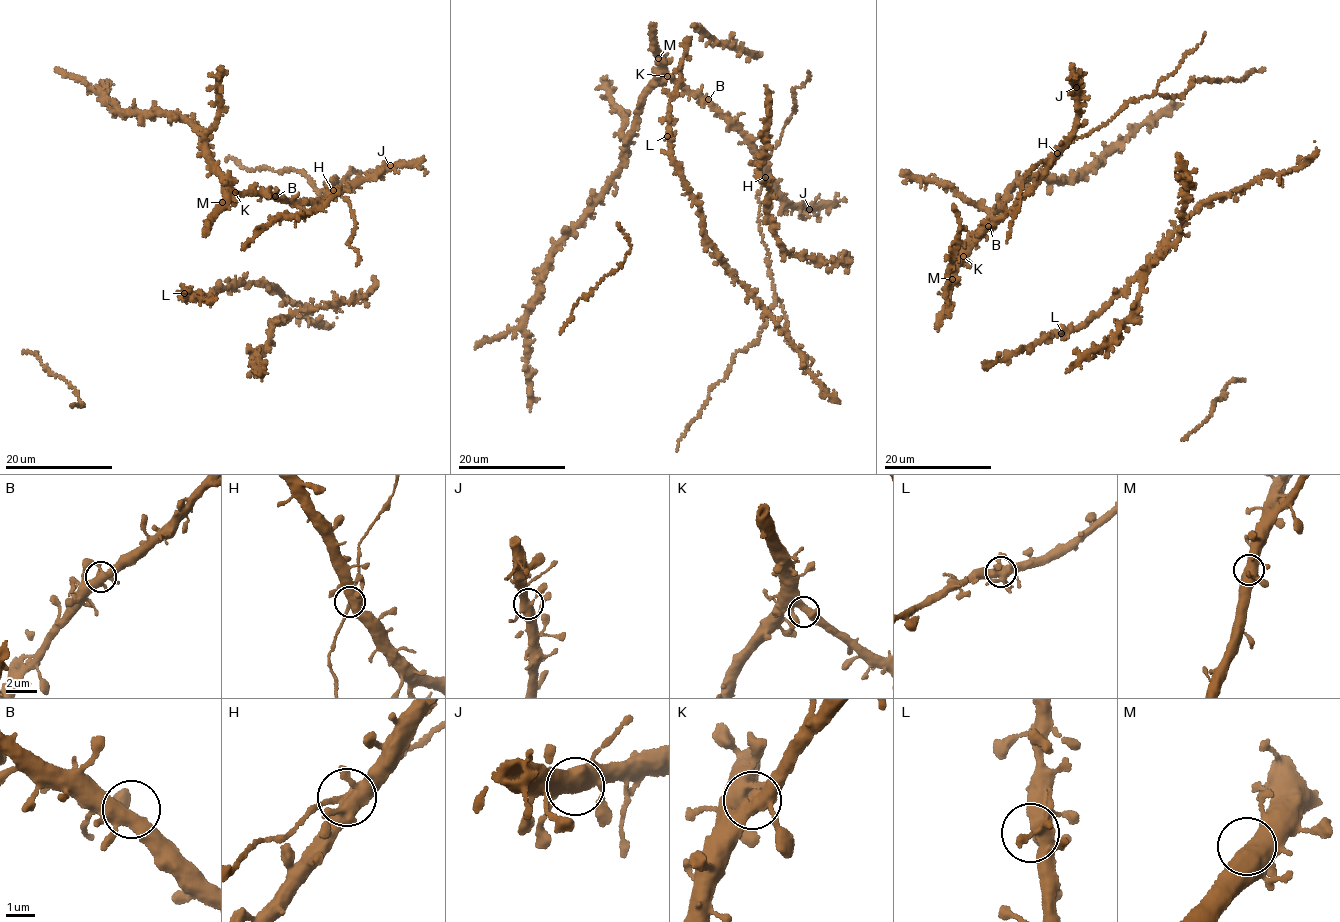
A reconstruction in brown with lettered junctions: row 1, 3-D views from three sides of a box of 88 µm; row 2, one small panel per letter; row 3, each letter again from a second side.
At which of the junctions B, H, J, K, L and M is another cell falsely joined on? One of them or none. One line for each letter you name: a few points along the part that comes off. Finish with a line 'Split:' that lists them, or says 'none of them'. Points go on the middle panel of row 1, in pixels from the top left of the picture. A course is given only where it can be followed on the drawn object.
Split: none of them

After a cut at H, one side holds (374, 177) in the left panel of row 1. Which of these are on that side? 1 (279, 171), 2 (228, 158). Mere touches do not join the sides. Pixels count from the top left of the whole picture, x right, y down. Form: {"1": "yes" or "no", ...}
{"1": "no", "2": "no"}

